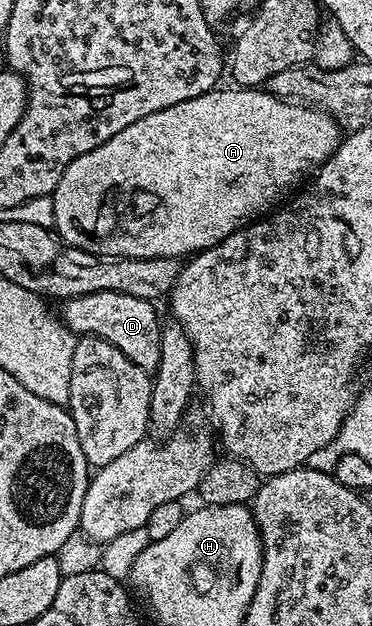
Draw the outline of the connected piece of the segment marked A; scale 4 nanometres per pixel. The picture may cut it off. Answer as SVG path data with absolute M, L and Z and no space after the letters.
M218 87L210 93L195 95L195 99L187 99L183 103L175 103L171 107L163 107L163 111L155 111L157 116L157 137L125 137L129 133L129 127L123 127L119 135L111 135L107 143L87 151L87 155L79 155L63 171L59 183L51 194L54 203L54 221L56 232L62 241L85 249L89 253L95 253L98 257L115 257L115 237L123 237L123 215L125 213L149 213L155 207L159 193L169 193L169 257L185 259L203 249L209 249L217 245L224 237L229 237L237 229L243 229L246 225L264 218L278 204L277 192L280 189L289 189L297 185L305 177L305 169L316 170L324 165L325 160L337 150L343 140L343 130L333 116L324 109L312 105L285 101L281 97L271 95L261 87L232 87L224 89Z

